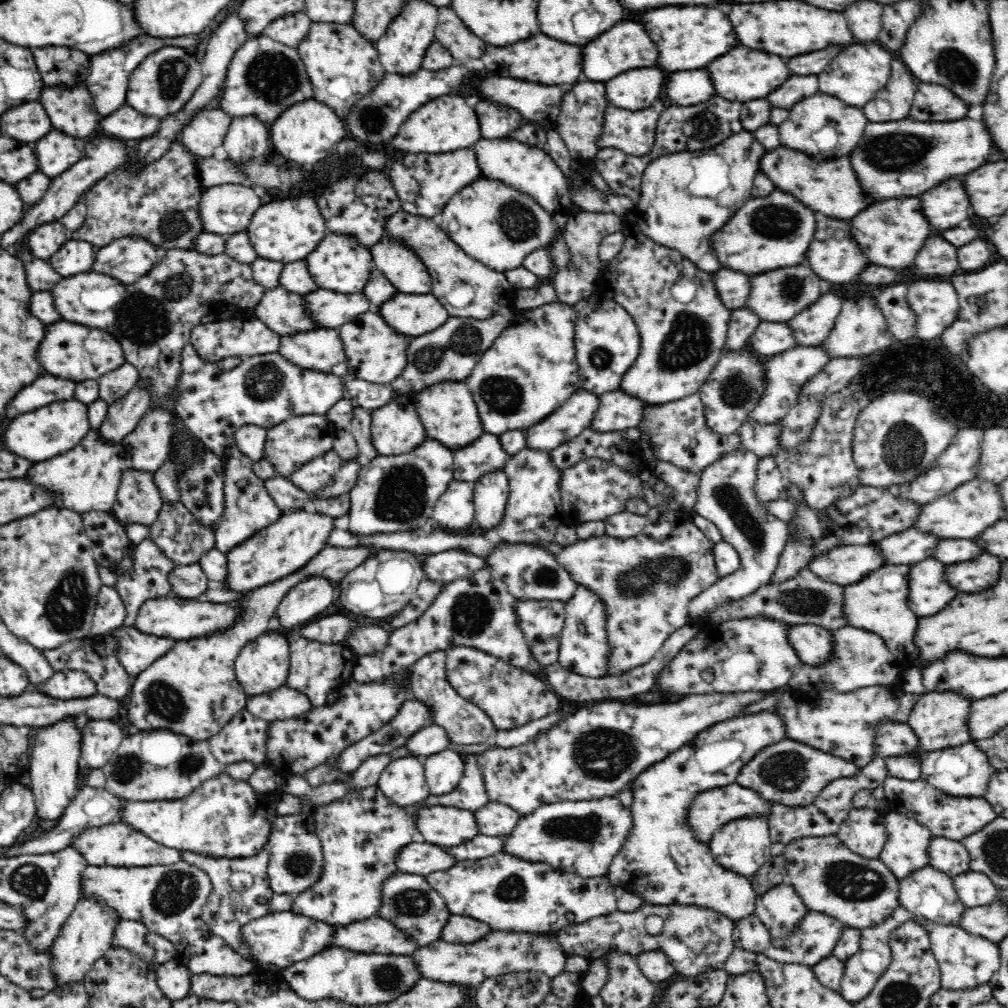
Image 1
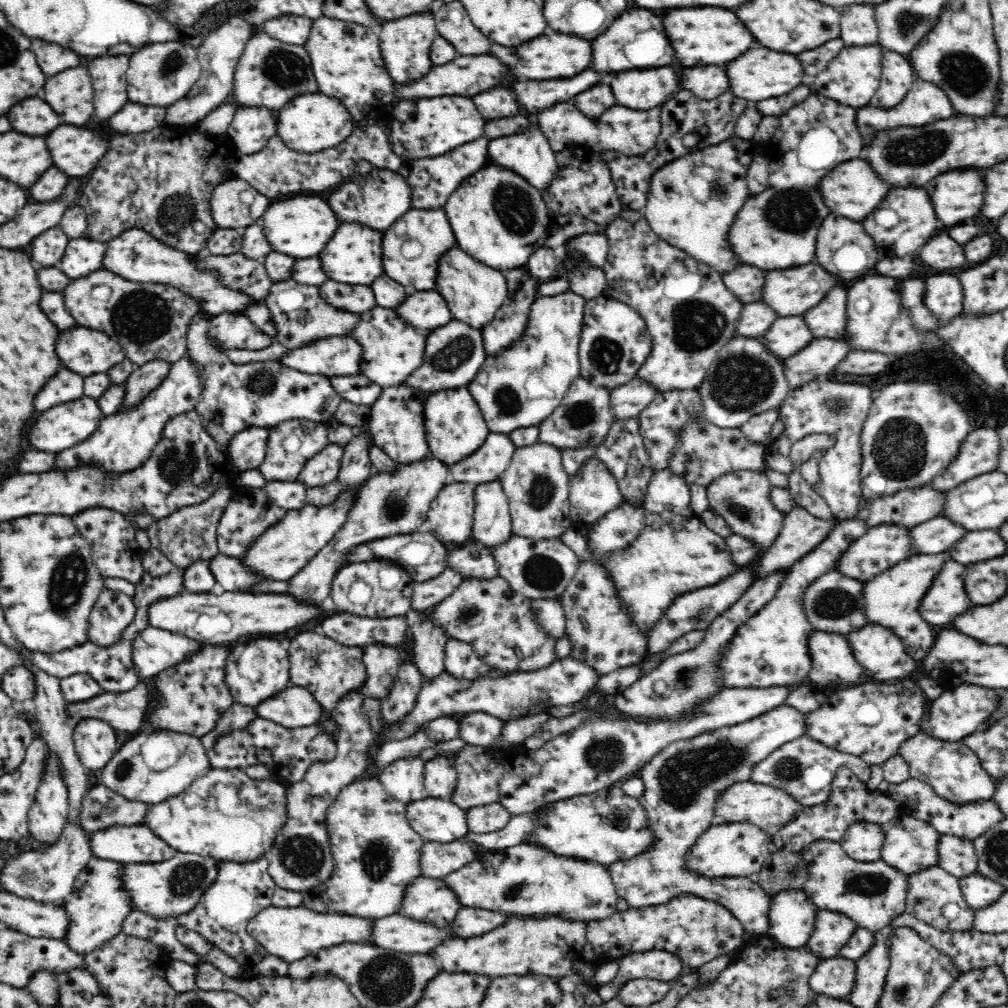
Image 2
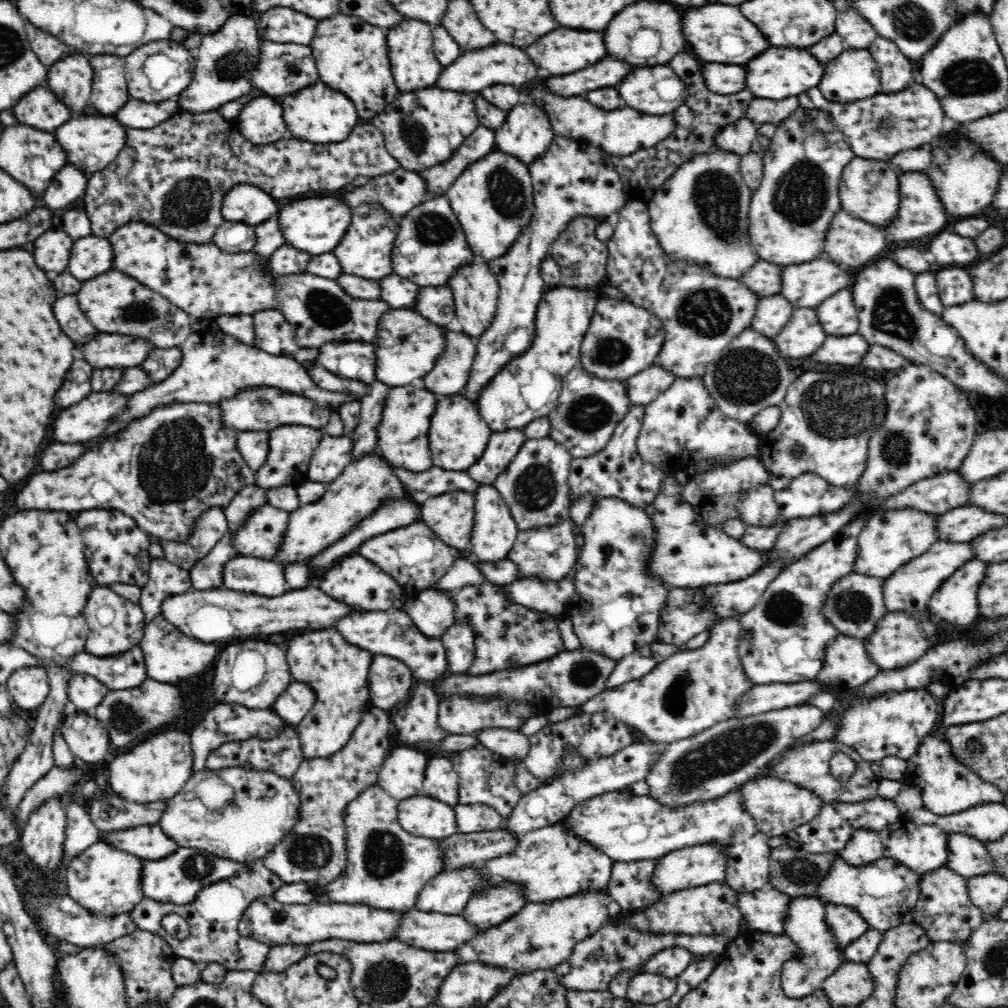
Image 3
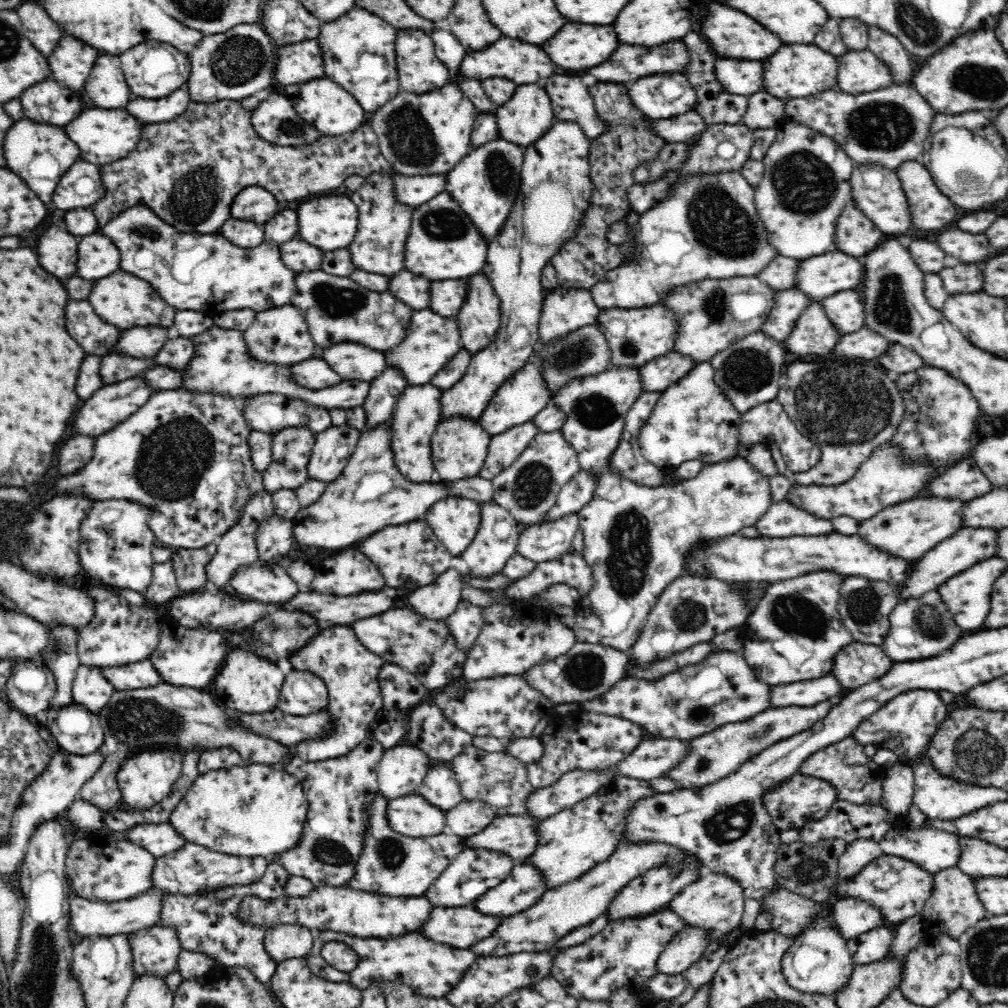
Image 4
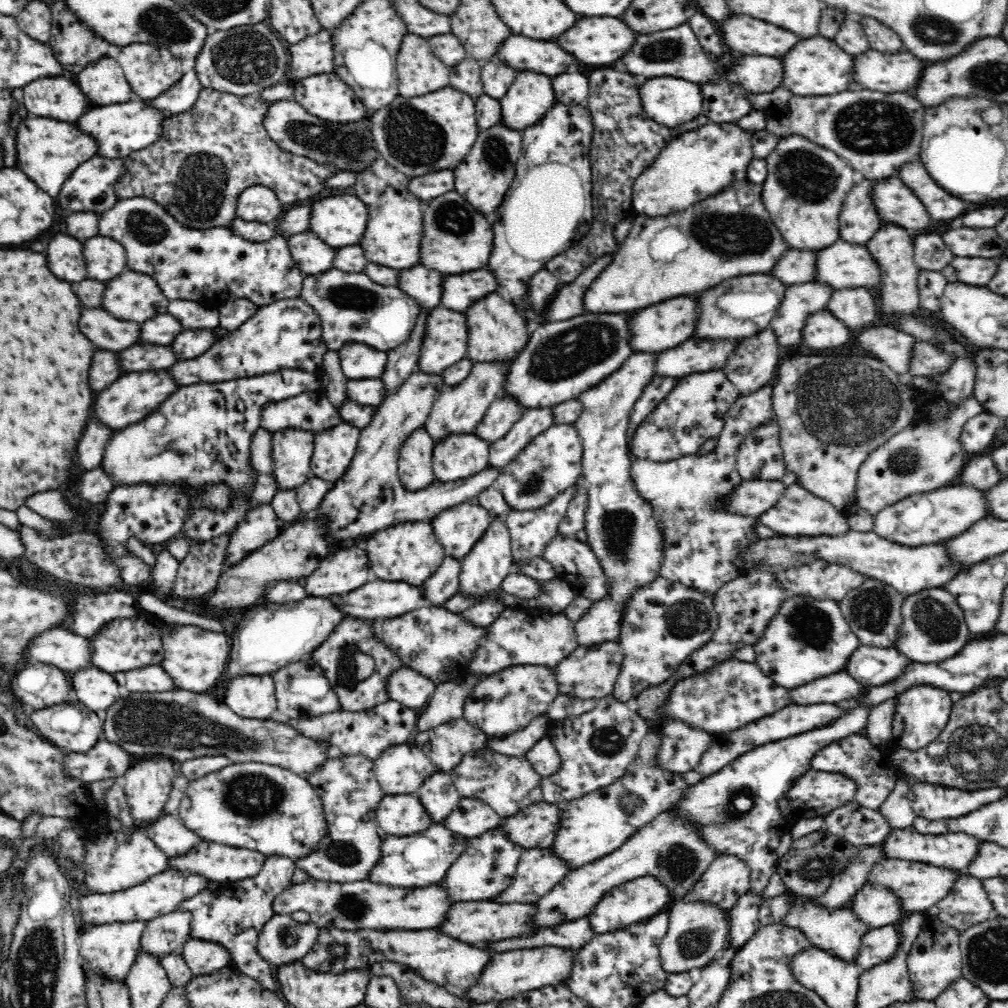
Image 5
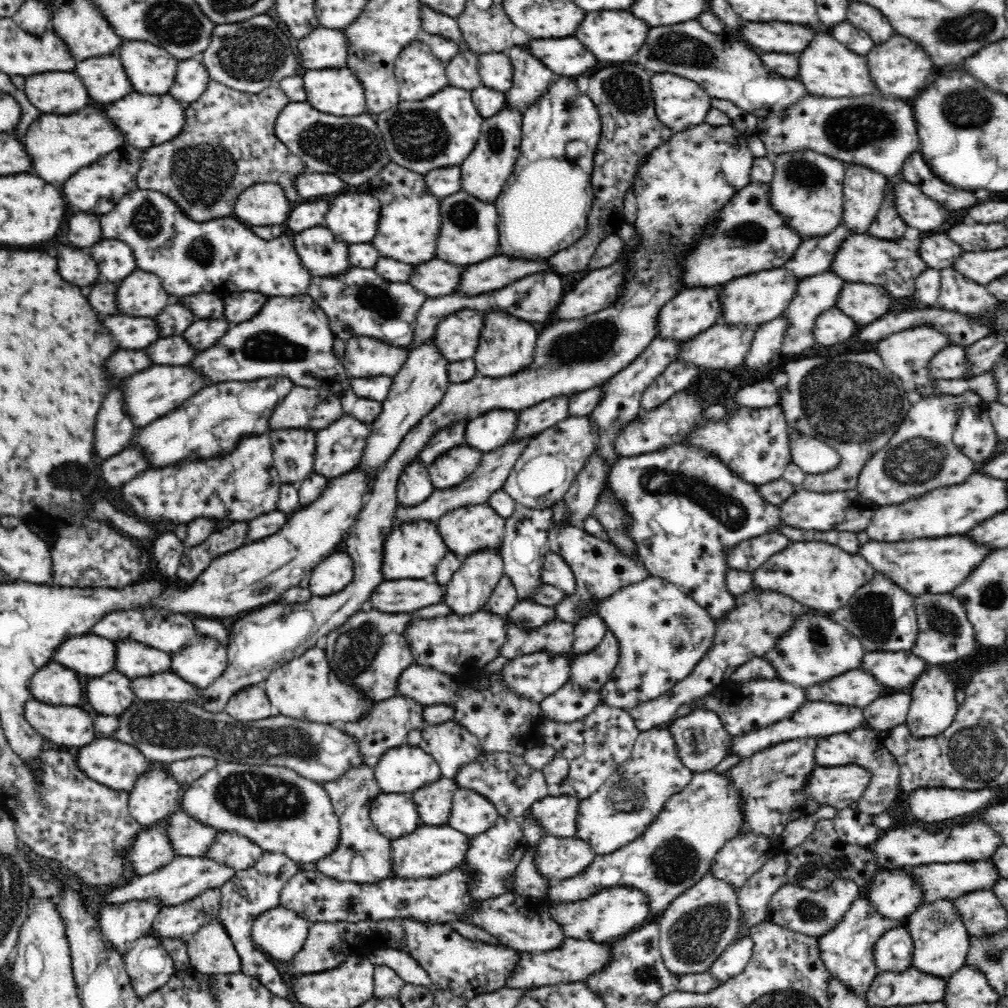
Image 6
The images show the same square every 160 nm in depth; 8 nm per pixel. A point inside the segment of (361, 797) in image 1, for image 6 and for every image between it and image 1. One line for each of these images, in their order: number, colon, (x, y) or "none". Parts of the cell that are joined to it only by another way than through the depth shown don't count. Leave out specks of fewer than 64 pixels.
2: (376, 852)
3: (387, 866)
4: (394, 865)
5: (418, 862)
6: (430, 851)

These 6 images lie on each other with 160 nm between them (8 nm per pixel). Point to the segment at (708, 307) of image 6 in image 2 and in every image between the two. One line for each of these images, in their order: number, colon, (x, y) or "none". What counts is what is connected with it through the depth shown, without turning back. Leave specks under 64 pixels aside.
2: (614, 342)
3: (623, 339)
4: (635, 336)
5: (661, 326)

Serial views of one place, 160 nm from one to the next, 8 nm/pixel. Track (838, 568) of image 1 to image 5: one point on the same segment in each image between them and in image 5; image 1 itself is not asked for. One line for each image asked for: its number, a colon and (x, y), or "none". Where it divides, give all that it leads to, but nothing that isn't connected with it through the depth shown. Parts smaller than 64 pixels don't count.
2: (880, 548)
3: (890, 539)
4: (908, 530)
5: (929, 518)

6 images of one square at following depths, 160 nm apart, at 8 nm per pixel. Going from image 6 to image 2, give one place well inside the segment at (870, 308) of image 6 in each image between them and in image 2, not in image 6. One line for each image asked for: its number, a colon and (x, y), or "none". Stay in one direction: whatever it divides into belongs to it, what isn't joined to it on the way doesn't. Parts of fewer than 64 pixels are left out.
2: (827, 319)
3: (837, 314)
4: (844, 309)
5: (855, 307)

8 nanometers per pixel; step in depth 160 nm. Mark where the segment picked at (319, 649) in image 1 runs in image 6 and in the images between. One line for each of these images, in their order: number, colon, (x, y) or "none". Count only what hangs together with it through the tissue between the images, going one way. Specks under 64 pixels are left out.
2: (329, 670)
3: (337, 671)
4: (350, 671)
5: (356, 664)
6: (369, 651)

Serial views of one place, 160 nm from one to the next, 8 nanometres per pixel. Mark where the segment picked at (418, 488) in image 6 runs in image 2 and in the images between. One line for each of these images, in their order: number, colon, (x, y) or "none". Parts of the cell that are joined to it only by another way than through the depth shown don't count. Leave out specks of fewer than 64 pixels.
2: (396, 424)
3: (403, 440)
4: (416, 414)
5: (414, 465)

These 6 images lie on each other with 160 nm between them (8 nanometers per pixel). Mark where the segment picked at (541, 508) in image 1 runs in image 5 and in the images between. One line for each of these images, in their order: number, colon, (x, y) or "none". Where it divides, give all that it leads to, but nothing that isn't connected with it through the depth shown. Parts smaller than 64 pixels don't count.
2: (536, 483)
3: (534, 486)
4: (528, 489)
5: (549, 465)

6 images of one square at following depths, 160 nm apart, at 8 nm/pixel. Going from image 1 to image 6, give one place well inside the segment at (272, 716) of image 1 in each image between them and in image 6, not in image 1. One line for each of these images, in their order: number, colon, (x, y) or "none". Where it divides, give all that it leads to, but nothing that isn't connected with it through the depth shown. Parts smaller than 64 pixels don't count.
2: (294, 707)
3: (296, 701)
4: (302, 693)
5: (301, 689)
6: (305, 688)

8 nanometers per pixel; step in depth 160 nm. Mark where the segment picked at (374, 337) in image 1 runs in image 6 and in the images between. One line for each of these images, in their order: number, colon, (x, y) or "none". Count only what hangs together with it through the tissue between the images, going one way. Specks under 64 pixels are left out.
2: (391, 350)
3: (406, 346)
4: (430, 341)
5: (445, 341)
6: (456, 337)

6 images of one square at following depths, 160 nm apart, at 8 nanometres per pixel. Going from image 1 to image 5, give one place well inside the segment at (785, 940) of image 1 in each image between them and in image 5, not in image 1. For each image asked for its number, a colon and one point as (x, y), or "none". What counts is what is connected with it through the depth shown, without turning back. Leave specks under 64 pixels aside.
2: (831, 931)
3: (846, 924)
4: (851, 917)
5: (876, 907)

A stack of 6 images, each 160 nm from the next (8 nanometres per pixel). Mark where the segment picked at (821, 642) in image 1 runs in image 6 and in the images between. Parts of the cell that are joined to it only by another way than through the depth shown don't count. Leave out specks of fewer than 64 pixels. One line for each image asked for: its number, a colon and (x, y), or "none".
2: (834, 663)
3: (846, 662)
4: (858, 663)
5: (871, 666)
6: (895, 670)

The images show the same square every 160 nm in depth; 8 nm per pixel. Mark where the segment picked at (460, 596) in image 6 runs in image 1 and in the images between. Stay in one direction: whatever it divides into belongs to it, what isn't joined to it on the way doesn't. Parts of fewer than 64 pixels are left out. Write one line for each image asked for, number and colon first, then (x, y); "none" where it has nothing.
1: (491, 491)
2: (492, 521)
3: (494, 532)
4: (495, 543)
5: (490, 560)

